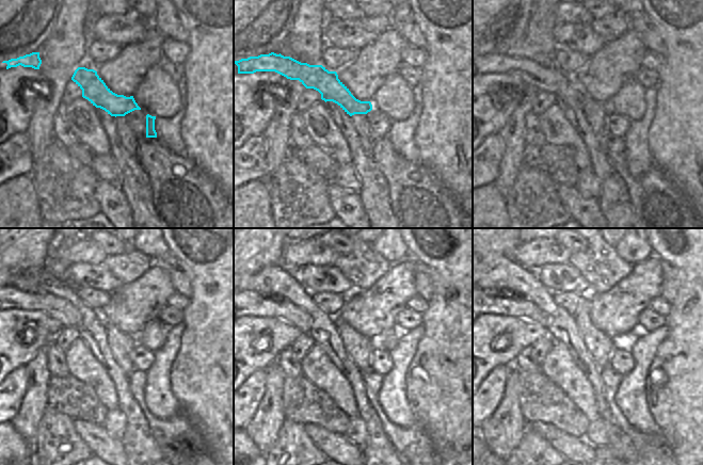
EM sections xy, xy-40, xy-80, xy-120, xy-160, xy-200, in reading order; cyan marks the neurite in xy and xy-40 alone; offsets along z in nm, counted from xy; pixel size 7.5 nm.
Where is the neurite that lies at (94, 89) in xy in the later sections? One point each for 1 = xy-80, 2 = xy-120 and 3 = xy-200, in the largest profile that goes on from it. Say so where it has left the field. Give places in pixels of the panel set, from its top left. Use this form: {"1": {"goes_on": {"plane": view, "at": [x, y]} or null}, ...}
{"1": {"goes_on": {"plane": "xy-80", "at": [550, 79]}}, "2": {"goes_on": {"plane": "xy-120", "at": [57, 308]}}, "3": {"goes_on": {"plane": "xy-200", "at": [494, 302]}}}

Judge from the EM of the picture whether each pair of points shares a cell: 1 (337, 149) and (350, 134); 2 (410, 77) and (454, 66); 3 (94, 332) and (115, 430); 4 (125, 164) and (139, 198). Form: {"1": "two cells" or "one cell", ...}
{"1": "two cells", "2": "two cells", "3": "two cells", "4": "one cell"}

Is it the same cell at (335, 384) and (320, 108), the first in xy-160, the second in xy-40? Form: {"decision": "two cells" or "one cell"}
{"decision": "one cell"}

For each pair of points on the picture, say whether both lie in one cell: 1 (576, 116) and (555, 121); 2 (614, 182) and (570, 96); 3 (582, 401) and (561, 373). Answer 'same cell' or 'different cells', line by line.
1: different cells
2: same cell
3: same cell

